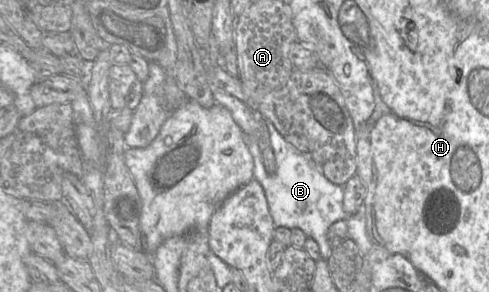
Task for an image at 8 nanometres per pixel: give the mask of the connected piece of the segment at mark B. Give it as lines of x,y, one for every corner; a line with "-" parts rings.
210,88
216,103
230,111
234,121
245,134
245,140
254,162
254,179
264,190
274,227
301,229
307,237
312,238
318,244
321,258
328,261
333,248
327,238
327,230
336,221
343,220
347,224
348,238
356,243
361,256
365,257
373,248
373,243
367,234
364,203
355,214
346,213
343,210
344,186
329,181
312,158
287,142
270,121
266,121
266,125
277,163
277,171
273,175
268,174
264,168
262,153
258,145
258,122
263,118
224,89

